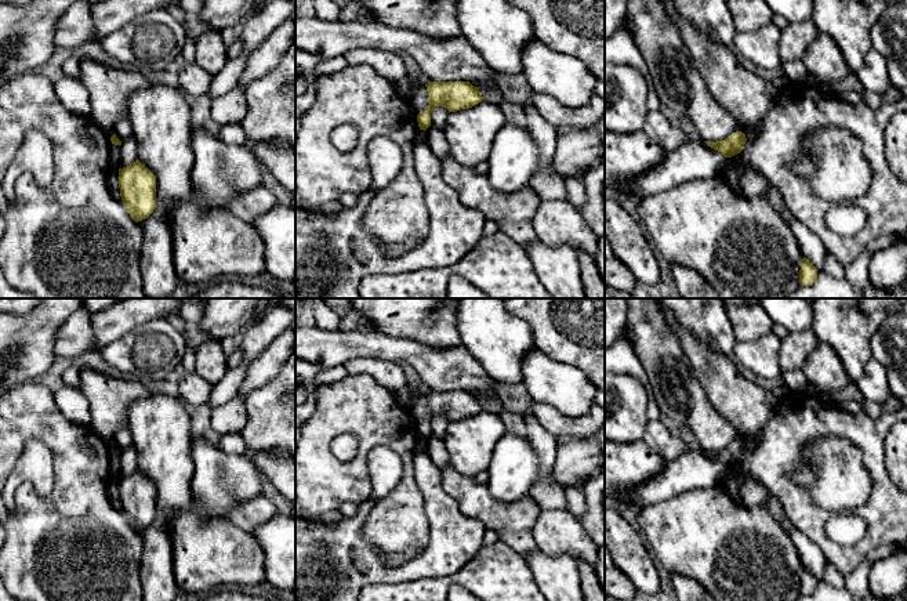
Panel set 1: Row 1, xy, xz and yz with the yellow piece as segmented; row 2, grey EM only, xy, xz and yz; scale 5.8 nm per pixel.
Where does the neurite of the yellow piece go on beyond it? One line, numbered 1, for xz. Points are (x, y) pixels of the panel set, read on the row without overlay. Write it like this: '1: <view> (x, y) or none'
1: none

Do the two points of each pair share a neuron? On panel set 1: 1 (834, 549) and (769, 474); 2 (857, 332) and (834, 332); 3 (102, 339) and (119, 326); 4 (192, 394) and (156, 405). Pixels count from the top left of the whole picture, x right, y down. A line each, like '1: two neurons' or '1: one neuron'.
1: one neuron
2: one neuron
3: one neuron
4: two neurons

